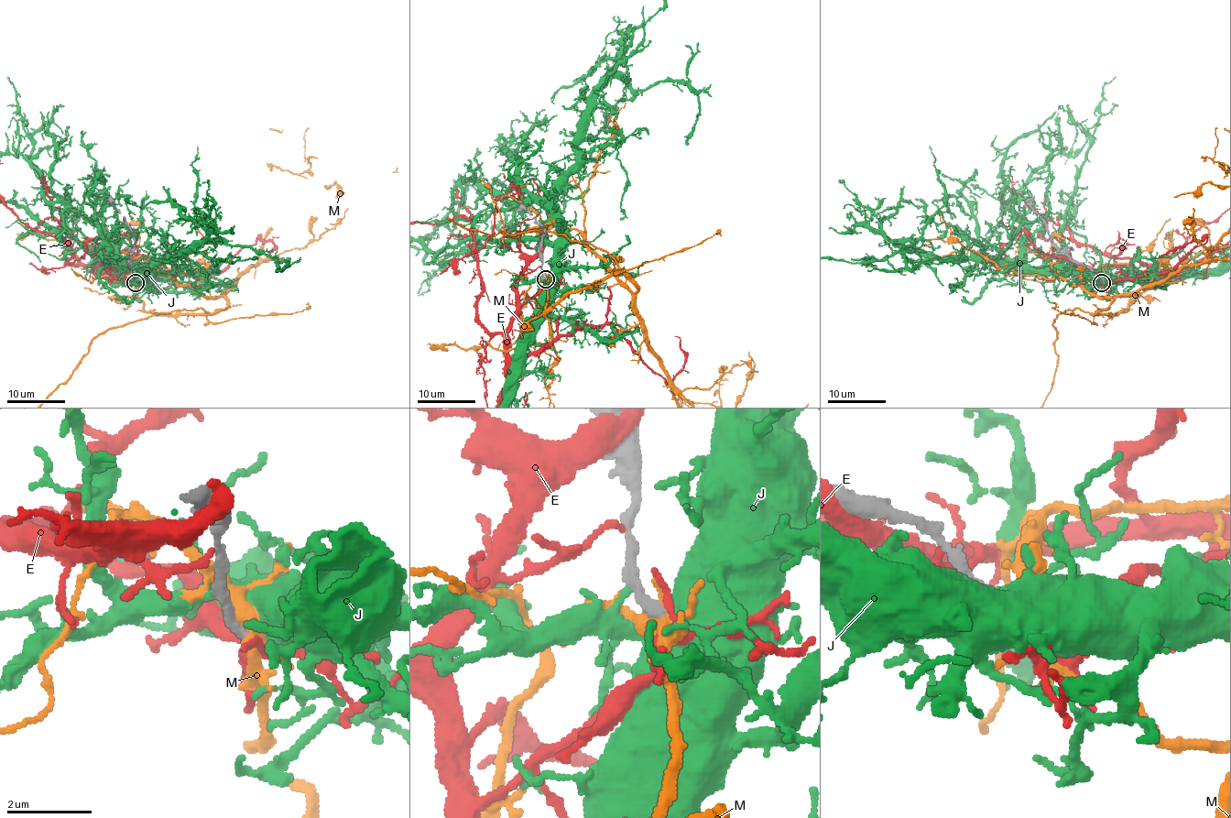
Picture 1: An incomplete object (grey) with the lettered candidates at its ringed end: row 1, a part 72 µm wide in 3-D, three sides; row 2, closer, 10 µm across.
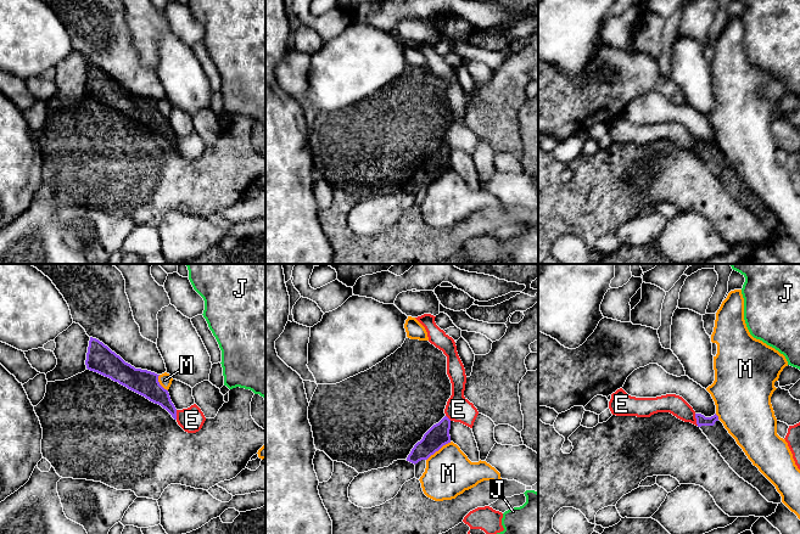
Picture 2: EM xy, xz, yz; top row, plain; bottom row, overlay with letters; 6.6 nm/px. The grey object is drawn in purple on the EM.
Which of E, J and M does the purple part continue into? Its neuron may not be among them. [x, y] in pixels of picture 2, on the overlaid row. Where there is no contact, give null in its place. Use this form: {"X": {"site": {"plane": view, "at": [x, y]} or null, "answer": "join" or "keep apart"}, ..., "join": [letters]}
{"E": {"site": {"plane": "yz", "at": [697, 420]}, "answer": "keep apart"}, "J": {"site": null, "answer": "keep apart"}, "M": {"site": {"plane": "xz", "at": [438, 449]}, "answer": "keep apart"}, "join": []}

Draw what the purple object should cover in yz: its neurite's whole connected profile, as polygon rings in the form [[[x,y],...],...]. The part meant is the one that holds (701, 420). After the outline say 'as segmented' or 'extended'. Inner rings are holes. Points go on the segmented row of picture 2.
[[[695,414],[695,418],[698,427],[740,478],[756,488],[768,502],[782,502],[776,487],[753,465],[716,414],[711,417]]]; extended

